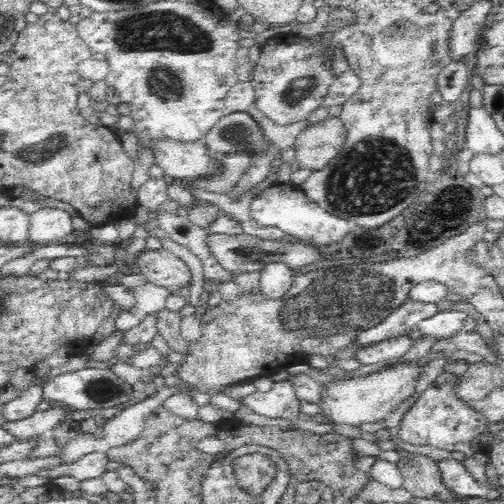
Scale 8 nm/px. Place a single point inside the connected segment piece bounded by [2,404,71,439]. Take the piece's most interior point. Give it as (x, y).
(41, 422)

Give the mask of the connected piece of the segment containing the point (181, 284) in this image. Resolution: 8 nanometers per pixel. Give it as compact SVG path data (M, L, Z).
M165 248L141 251L133 270L142 274L148 283L162 286L174 295L186 288L192 278L192 270L186 263Z

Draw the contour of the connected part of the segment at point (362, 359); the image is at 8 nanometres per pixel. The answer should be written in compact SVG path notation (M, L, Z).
M408 334L396 338L372 344L364 350L358 350L354 356L362 365L394 362L401 360L401 357L414 346L414 338Z

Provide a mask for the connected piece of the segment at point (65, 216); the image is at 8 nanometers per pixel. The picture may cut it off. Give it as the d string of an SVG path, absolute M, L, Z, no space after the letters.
M40 208L30 214L28 242L35 246L53 244L73 231L71 216L63 209Z

